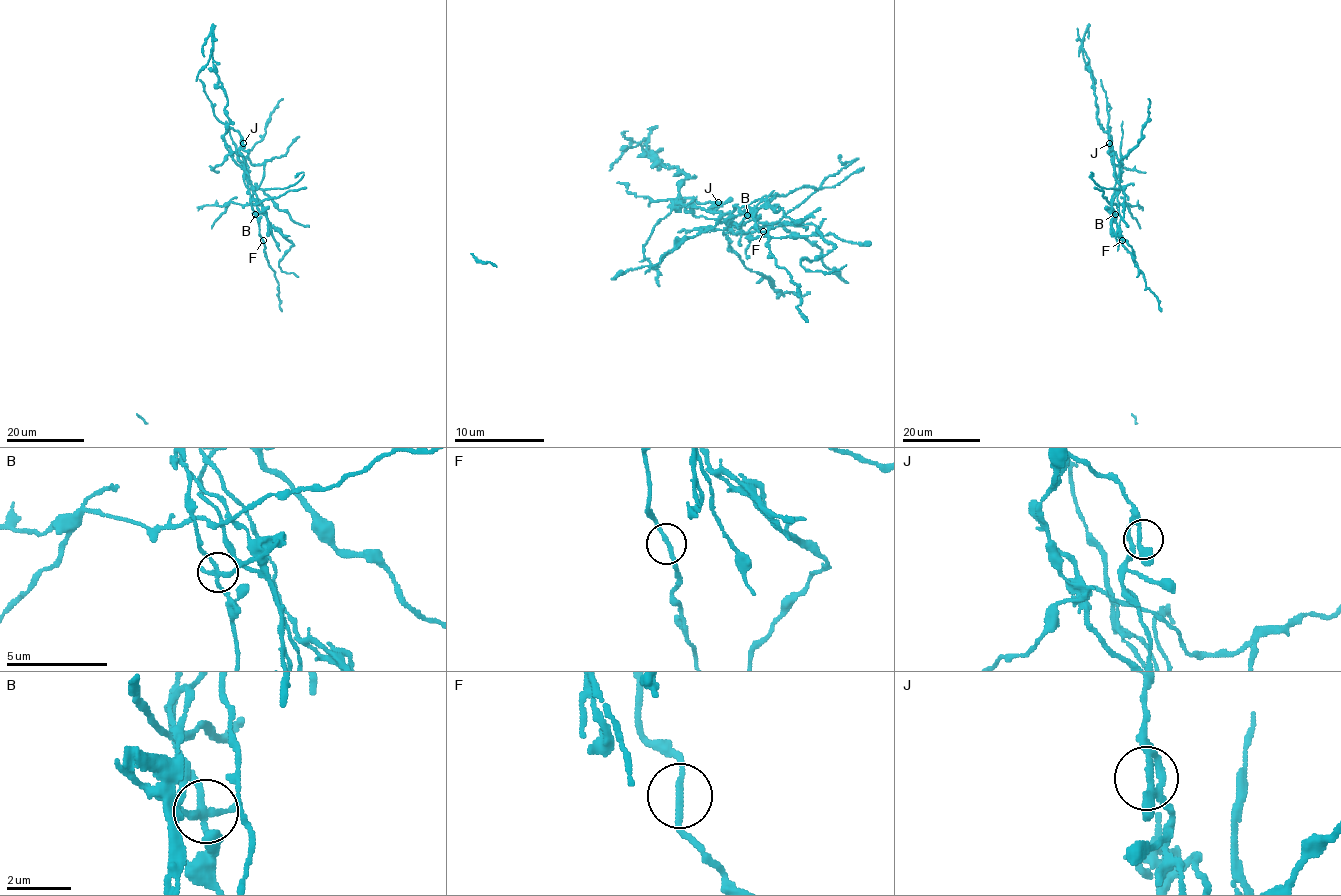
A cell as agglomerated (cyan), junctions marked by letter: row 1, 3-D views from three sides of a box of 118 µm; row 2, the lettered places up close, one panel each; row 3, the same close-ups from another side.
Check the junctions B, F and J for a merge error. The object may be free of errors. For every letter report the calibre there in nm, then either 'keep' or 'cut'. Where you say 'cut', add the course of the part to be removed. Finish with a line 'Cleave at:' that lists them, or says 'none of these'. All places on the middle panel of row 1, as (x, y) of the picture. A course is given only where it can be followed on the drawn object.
B: 200 nm thick; cut; foreign part runs (747, 216), (754, 207), (729, 225), (732, 216), (676, 204), (682, 171), (649, 155), (646, 139), (628, 130)
F: 180 nm thick; keep
J: 240 nm thick; keep
Cleave at: B

